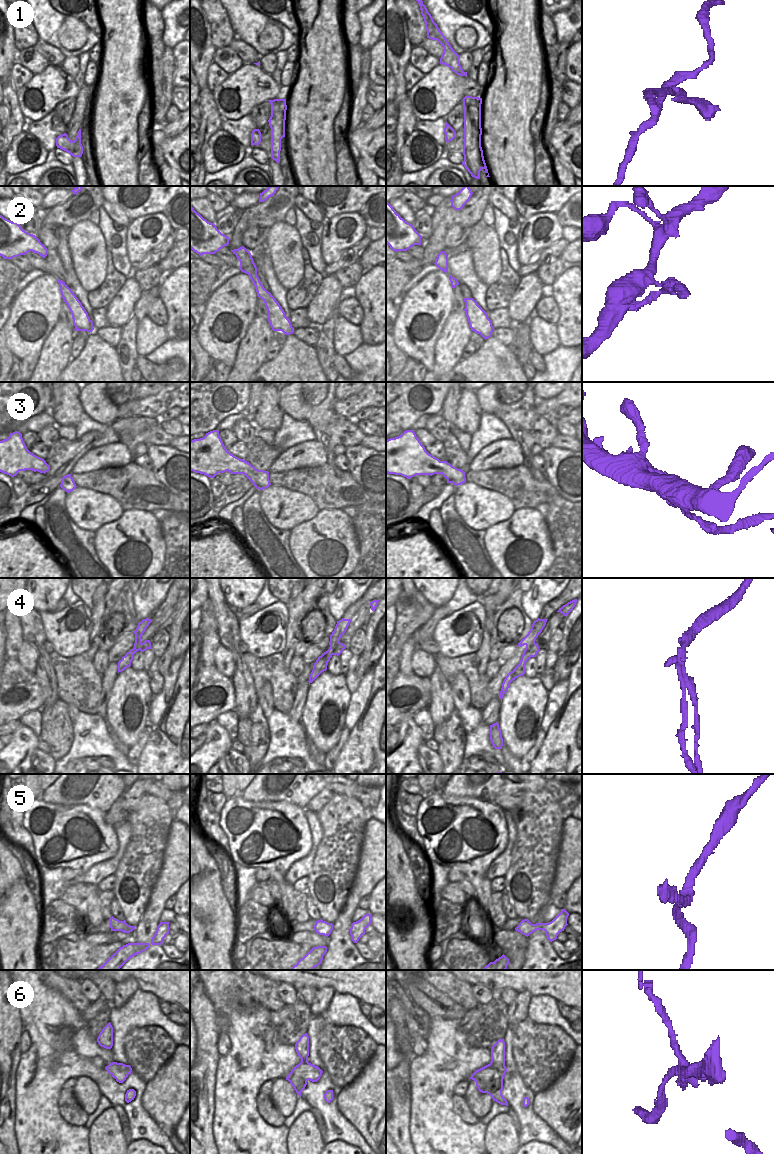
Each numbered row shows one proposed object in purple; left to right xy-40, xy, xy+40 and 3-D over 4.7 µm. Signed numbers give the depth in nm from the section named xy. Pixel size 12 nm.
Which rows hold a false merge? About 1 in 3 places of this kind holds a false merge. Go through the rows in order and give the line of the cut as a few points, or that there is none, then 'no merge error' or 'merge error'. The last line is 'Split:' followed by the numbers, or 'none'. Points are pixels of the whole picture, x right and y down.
1: cut in xy along (271, 137), (271, 148); merge error
2: no cut; no merge error
3: no cut; no merge error
4: cut in xy+40 along (534, 642), (524, 655); merge error
5: no cut; no merge error
6: cut in xy+40 along (504, 1044), (491, 1049); merge error
Split: 1, 4, 6

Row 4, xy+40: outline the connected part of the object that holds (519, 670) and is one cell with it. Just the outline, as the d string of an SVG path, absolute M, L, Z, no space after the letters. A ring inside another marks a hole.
M534 643L534 645L530 648L530 650L524 655L522 655L521 660L519 661L519 664L513 669L514 677L513 680L516 678L523 676L525 674L525 665L526 662L531 658L531 657L536 657L537 653L539 652L539 646L537 643Z

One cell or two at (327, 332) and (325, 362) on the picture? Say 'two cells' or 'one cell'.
one cell

